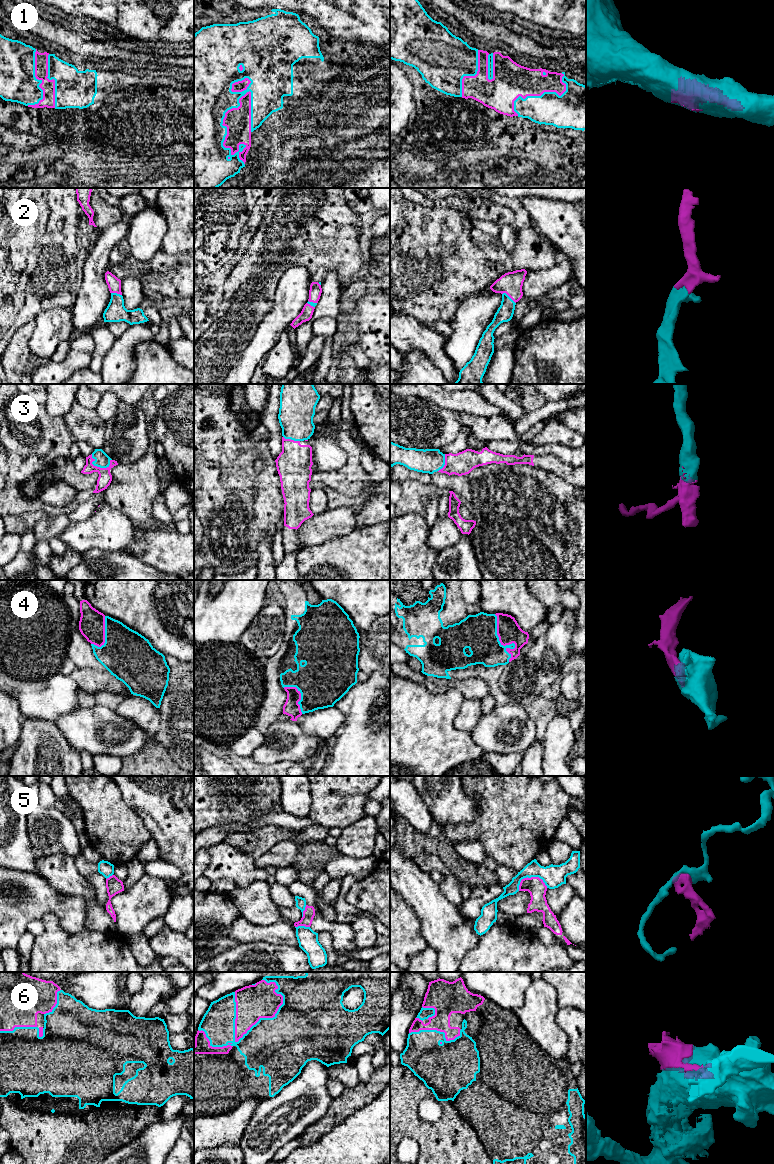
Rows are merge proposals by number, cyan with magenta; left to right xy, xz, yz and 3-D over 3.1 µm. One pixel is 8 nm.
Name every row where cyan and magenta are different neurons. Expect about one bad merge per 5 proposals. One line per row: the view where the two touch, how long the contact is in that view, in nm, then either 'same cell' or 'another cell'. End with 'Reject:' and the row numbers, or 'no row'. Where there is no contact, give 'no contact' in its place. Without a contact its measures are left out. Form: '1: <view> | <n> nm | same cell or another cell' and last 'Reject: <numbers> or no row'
1: xz | 600 nm | same cell
2: yz | 140 nm | same cell
3: xy | 180 nm | same cell
4: yz | 400 nm | same cell
5: yz | 240 nm | another cell
6: xz | 600 nm | same cell
Reject: 5

